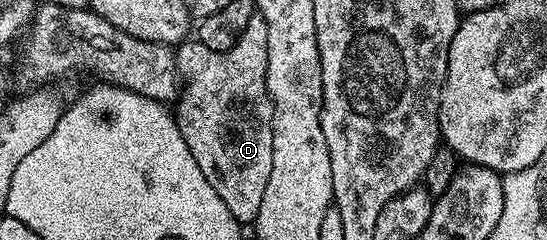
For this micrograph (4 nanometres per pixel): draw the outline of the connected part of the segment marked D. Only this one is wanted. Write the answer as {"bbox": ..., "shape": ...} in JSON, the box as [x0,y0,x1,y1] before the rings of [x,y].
{"bbox":[173,16,275,224],"shape":[[[258,16],[249,20],[249,28],[241,36],[241,40],[237,40],[237,44],[233,44],[233,48],[229,48],[225,52],[213,52],[213,48],[205,48],[198,40],[184,40],[178,43],[175,50],[175,63],[181,79],[181,89],[173,106],[175,123],[185,136],[186,143],[189,144],[189,151],[195,151],[195,160],[197,160],[201,172],[205,172],[205,180],[209,180],[209,184],[213,184],[217,196],[221,196],[221,200],[225,201],[226,207],[230,212],[233,212],[233,216],[240,224],[254,223],[255,217],[261,212],[261,200],[265,200],[265,187],[269,184],[269,172],[273,172],[273,108],[275,106],[271,102],[267,87],[268,60],[269,28],[265,28],[265,20]]]}

